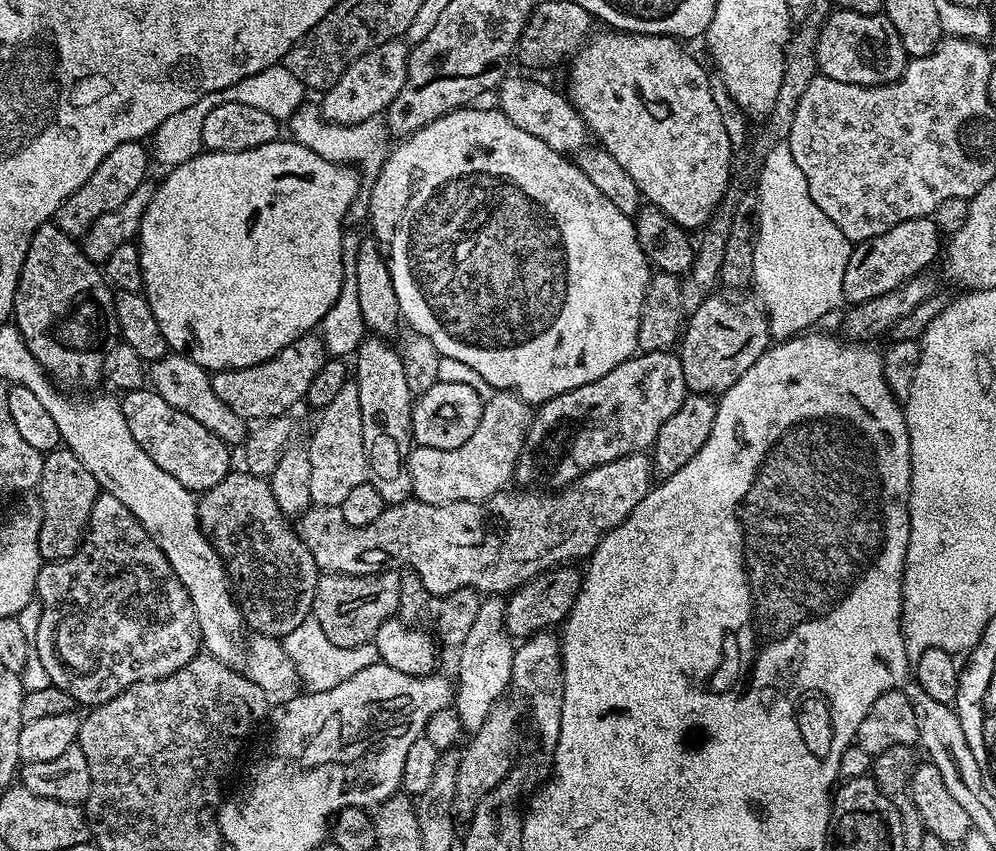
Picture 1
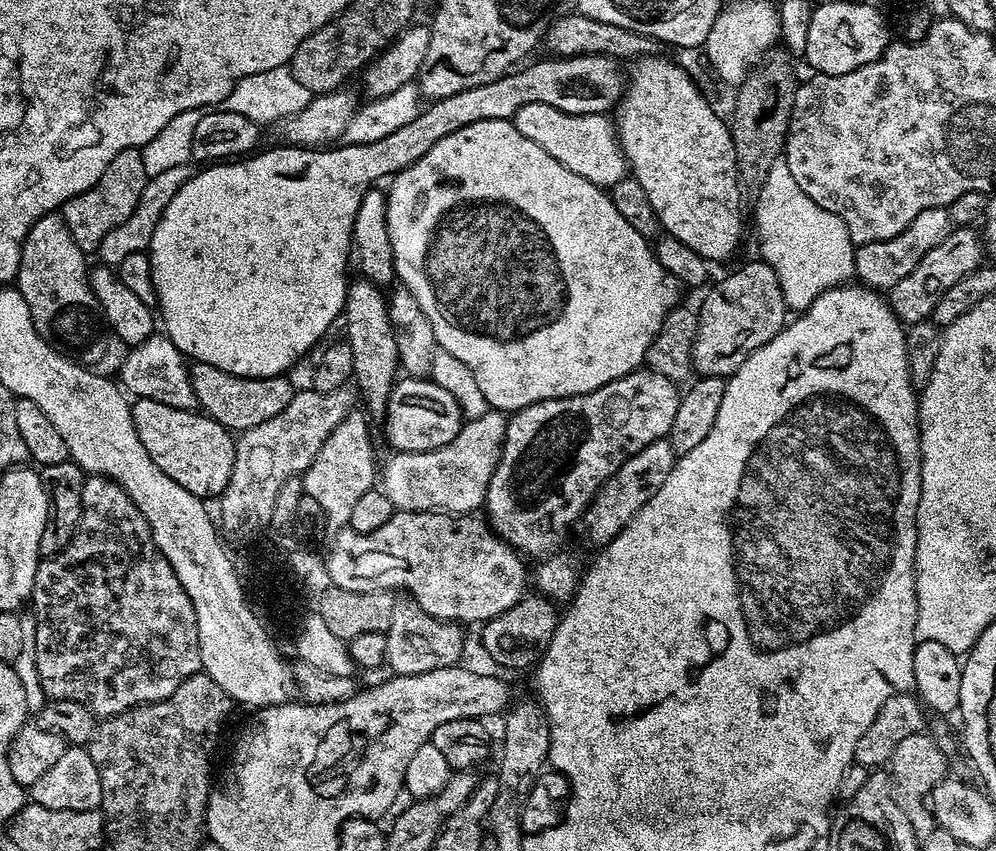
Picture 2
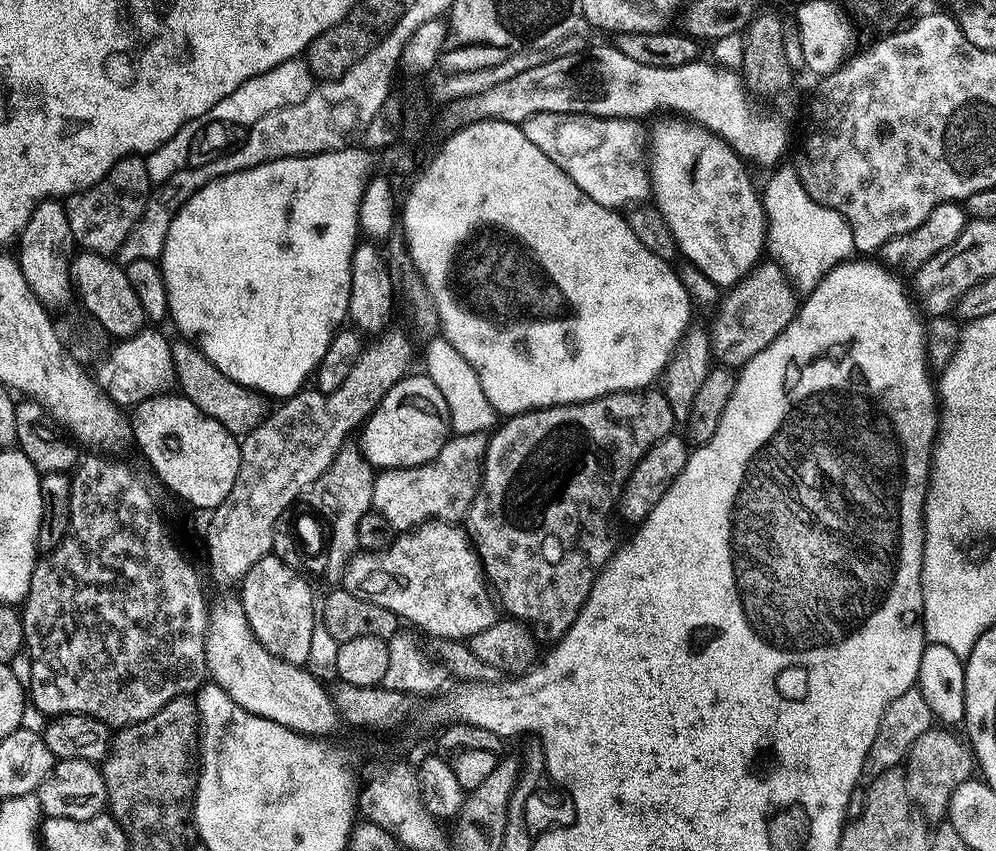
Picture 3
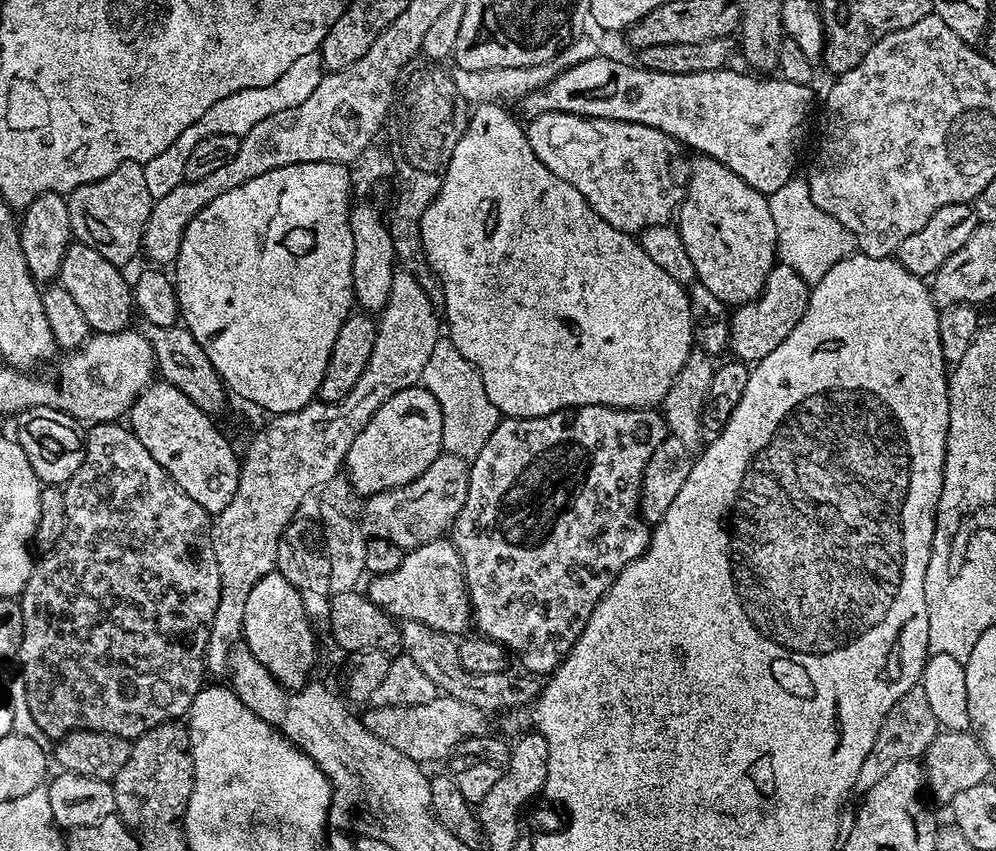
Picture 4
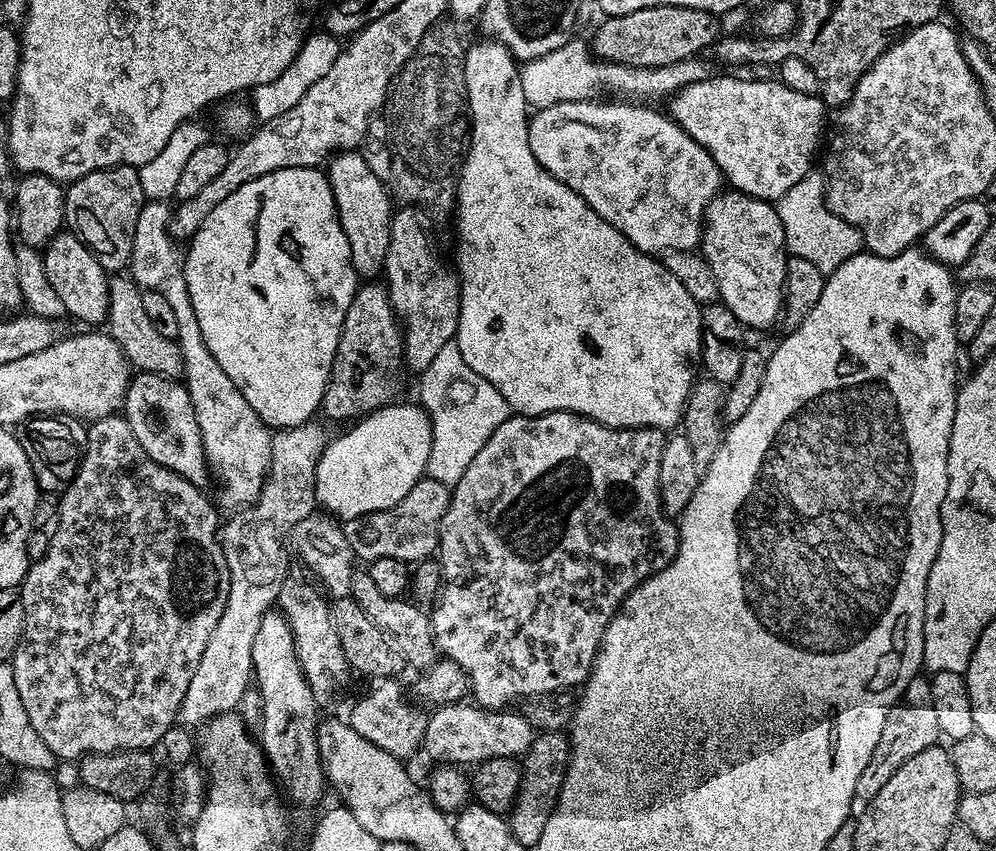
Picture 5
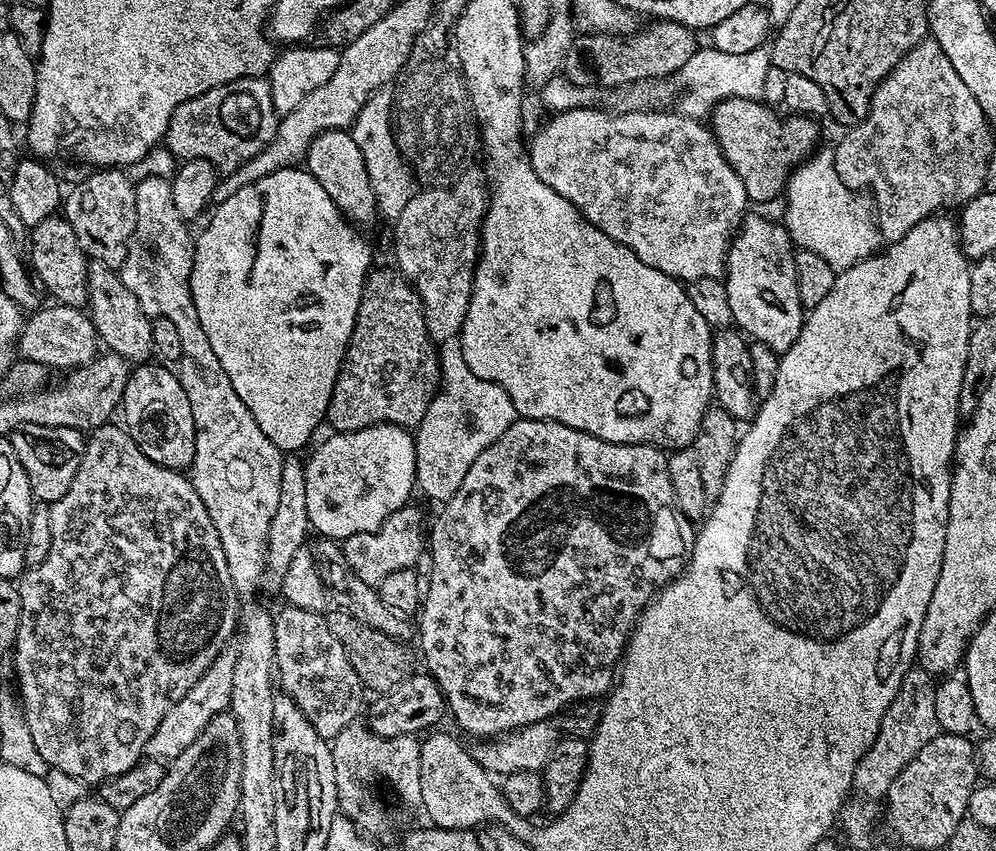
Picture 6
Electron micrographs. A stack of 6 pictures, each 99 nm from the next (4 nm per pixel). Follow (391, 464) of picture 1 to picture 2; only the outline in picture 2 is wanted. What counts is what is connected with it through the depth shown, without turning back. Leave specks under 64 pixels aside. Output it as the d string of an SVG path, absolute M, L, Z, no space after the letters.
M356 278L348 285L348 297L342 313L343 323L348 323L346 343L354 354L354 382L358 387L358 396L373 421L385 419L388 411L388 399L398 379L400 359L398 342L394 342L394 330L388 313L388 302L381 285L371 280Z

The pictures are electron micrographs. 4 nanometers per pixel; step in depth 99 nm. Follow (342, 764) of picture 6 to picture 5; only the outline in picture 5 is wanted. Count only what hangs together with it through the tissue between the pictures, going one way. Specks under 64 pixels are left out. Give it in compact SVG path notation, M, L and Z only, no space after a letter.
M396 678L381 679L377 683L380 685L373 692L366 693L353 706L352 713L346 716L346 720L354 730L358 730L358 734L362 734L362 738L366 738L366 742L374 742L374 746L394 754L399 760L407 761L408 756L421 751L429 713L423 707L413 703L411 699L408 701L404 697L404 692L400 689L400 682Z

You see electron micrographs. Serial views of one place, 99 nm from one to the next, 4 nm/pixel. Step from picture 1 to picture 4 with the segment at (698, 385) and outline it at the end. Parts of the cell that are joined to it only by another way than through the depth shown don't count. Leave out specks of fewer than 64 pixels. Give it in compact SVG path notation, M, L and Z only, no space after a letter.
M777 263L770 270L764 288L752 300L739 305L731 313L726 324L728 344L732 347L731 355L745 362L755 362L766 358L777 346L786 342L786 334L798 326L802 314L806 314L810 286L790 266Z

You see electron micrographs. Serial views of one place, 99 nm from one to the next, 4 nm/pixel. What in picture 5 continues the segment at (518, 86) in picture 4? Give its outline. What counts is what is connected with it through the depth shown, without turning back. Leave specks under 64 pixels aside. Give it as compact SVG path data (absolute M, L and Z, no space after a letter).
M569 38L558 50L542 54L533 60L523 61L520 68L522 94L533 109L549 108L562 102L590 100L599 97L599 92L617 92L620 98L635 98L640 102L656 102L659 96L670 98L680 88L705 79L704 64L700 58L674 62L670 66L631 68L621 64L609 64L597 58L589 45L577 38Z

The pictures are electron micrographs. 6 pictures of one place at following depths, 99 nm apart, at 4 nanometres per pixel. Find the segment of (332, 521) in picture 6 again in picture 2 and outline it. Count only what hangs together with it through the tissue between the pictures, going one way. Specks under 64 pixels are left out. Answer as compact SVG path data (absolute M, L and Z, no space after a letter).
M428 378L397 379L392 389L392 396L388 399L386 413L388 440L393 444L396 452L429 452L438 446L446 446L446 442L450 442L459 434L461 423L460 404L454 398L454 394L446 394L446 390L442 390L442 386L433 384Z

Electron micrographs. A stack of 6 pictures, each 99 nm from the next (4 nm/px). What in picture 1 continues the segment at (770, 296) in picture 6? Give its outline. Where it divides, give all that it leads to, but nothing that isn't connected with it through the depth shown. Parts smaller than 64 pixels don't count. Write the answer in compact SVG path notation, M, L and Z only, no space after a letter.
M615 30L600 31L585 40L571 57L570 65L572 64L572 69L568 72L568 88L566 87L568 99L572 101L576 113L583 118L589 133L600 139L597 140L599 147L606 149L621 164L622 170L626 170L626 174L630 174L630 178L634 178L641 197L647 203L652 204L655 208L660 208L671 220L678 222L678 226L689 230L703 229L709 218L712 217L712 213L725 199L724 191L728 188L728 175L732 172L732 140L728 137L728 128L724 125L724 116L720 113L715 98L712 97L712 84L708 81L703 66L684 49L687 47L681 41L671 36L651 36L650 34L618 32Z

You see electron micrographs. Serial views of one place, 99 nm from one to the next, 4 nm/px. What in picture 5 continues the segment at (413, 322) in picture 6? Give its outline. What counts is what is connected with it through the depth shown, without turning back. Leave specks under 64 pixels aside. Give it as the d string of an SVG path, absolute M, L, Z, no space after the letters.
M380 282L361 283L342 322L338 350L320 403L323 415L355 422L393 403L399 397L403 354L402 324L392 309L387 287Z

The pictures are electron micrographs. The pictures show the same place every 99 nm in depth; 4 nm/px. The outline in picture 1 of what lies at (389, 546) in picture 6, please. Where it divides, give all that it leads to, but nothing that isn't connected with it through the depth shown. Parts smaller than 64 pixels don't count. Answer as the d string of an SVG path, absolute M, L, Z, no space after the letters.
M511 390L493 391L484 400L484 409L478 418L478 426L474 426L474 434L470 434L470 438L462 442L462 446L454 446L454 450L434 450L416 446L409 451L407 461L412 483L412 496L427 504L449 504L467 500L491 501L492 497L507 485L504 483L513 479L516 459L522 448L529 419L530 406L521 396Z

